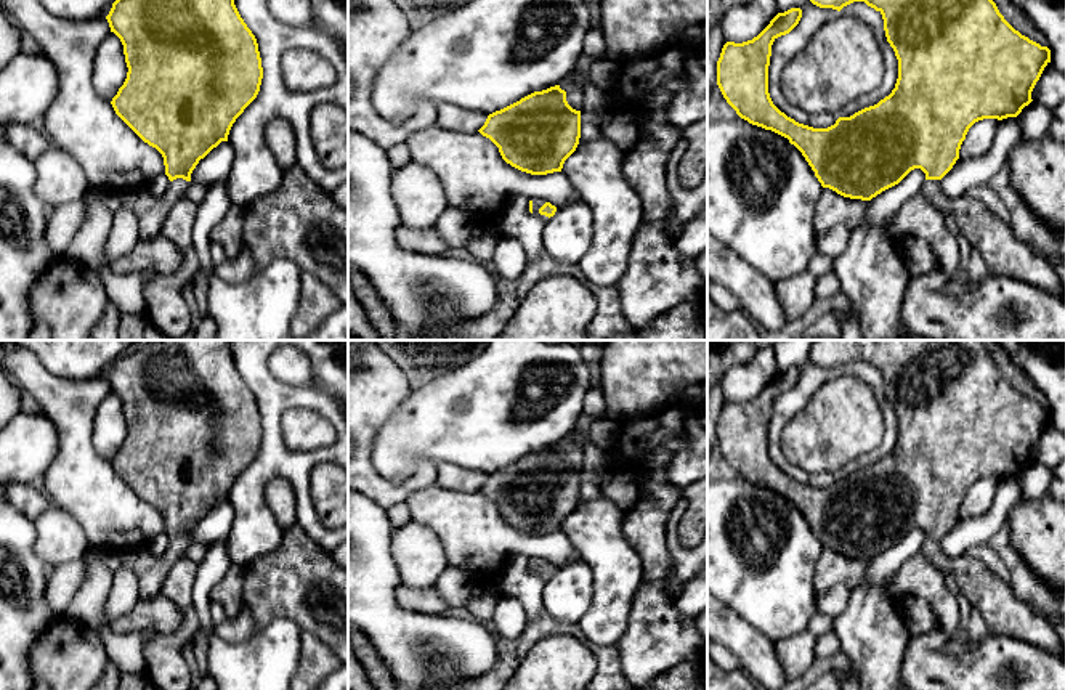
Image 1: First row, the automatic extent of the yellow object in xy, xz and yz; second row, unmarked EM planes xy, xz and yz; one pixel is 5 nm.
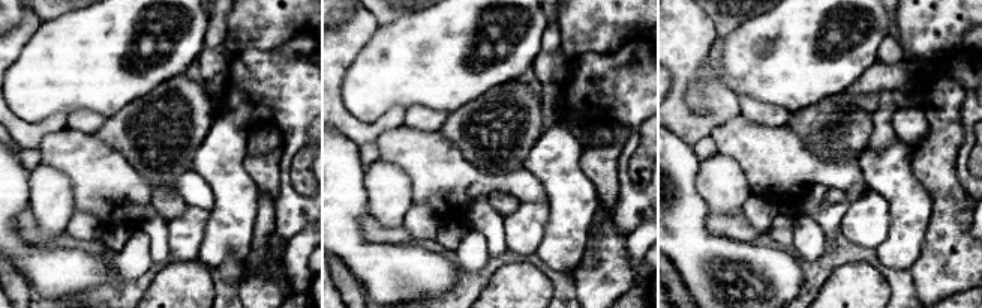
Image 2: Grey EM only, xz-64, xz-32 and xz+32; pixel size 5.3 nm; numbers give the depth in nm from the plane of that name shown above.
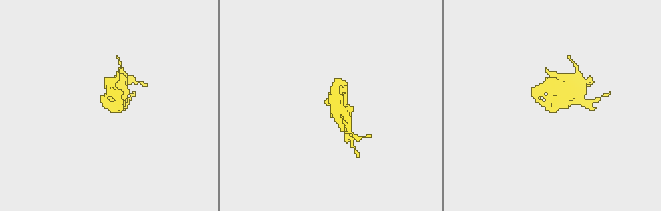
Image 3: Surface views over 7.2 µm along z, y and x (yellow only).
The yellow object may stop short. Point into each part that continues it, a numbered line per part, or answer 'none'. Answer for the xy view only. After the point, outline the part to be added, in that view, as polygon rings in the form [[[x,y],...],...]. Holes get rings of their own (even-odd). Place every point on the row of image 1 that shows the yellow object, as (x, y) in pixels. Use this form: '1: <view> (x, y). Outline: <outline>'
1: xy (149, 211). Outline: [[[176,178],[168,183],[162,197],[154,197],[146,186],[127,188],[119,193],[122,207],[132,210],[138,218],[140,241],[160,234],[164,220],[176,201],[184,196],[191,181]]]

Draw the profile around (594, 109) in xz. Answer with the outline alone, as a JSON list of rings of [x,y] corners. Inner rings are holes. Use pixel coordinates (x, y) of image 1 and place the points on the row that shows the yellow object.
[[[593,85],[584,88],[584,106],[581,109],[581,138],[577,146],[584,146],[597,140],[600,133],[600,124],[608,112],[605,103],[605,91]]]

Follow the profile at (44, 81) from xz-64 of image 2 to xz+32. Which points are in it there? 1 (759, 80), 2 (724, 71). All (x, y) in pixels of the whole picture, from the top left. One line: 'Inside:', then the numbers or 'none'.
Inside: 1, 2

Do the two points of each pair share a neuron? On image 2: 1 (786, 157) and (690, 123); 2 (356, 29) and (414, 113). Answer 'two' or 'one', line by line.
1: two
2: two

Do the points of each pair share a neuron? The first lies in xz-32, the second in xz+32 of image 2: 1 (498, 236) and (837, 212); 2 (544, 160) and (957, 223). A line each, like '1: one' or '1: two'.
1: one
2: two

